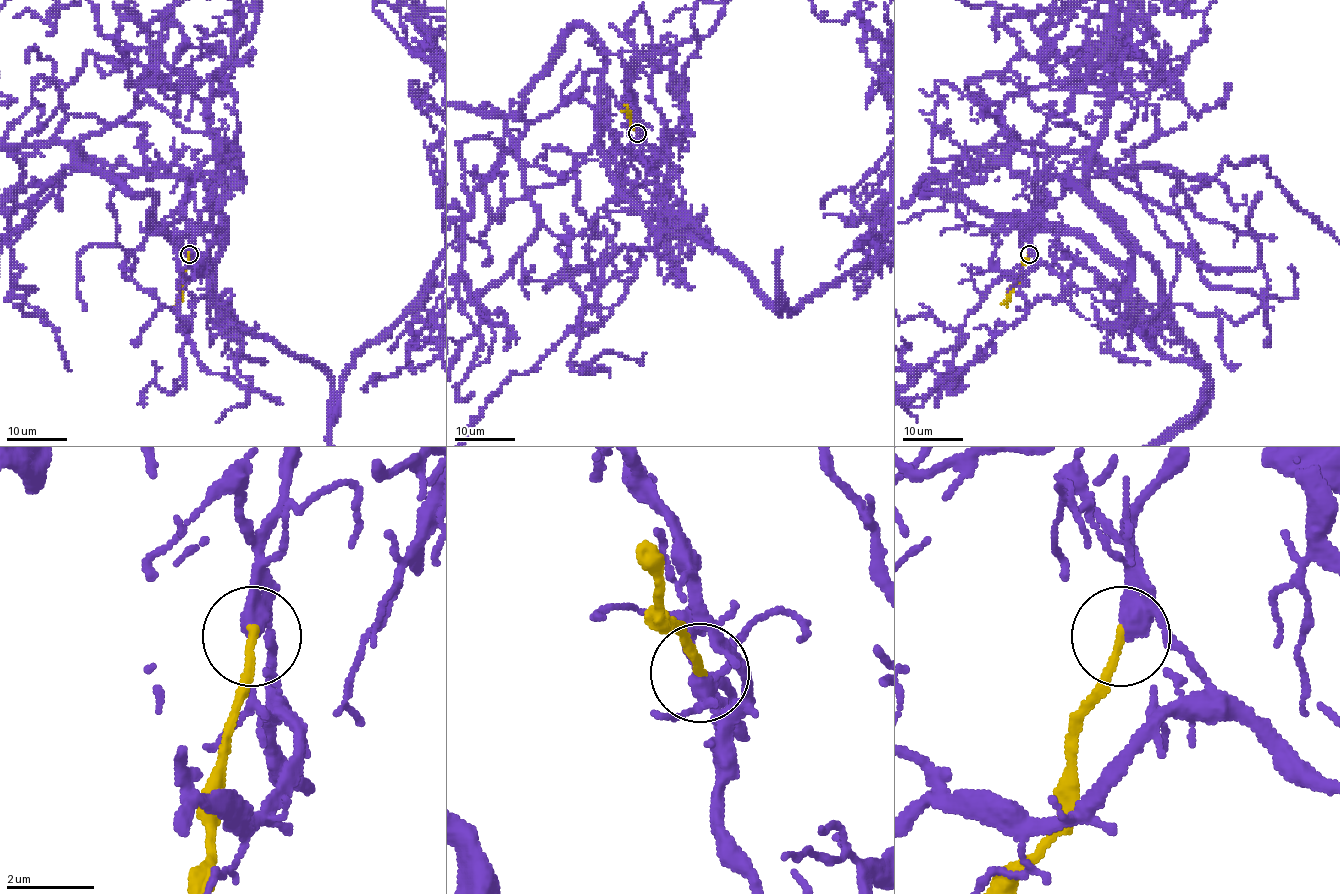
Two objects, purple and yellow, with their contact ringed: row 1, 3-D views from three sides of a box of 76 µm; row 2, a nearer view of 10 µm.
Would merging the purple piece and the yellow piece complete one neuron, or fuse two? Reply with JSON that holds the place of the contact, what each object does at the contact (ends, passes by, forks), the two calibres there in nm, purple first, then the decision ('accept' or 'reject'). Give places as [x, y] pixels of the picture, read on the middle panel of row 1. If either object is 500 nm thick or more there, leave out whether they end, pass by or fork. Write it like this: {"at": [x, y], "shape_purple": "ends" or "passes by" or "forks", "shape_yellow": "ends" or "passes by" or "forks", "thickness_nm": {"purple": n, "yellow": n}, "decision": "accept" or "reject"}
{"at": [637, 133], "shape_purple": "passes by", "shape_yellow": "ends", "thickness_nm": {"purple": 360, "yellow": 190}, "decision": "accept"}

